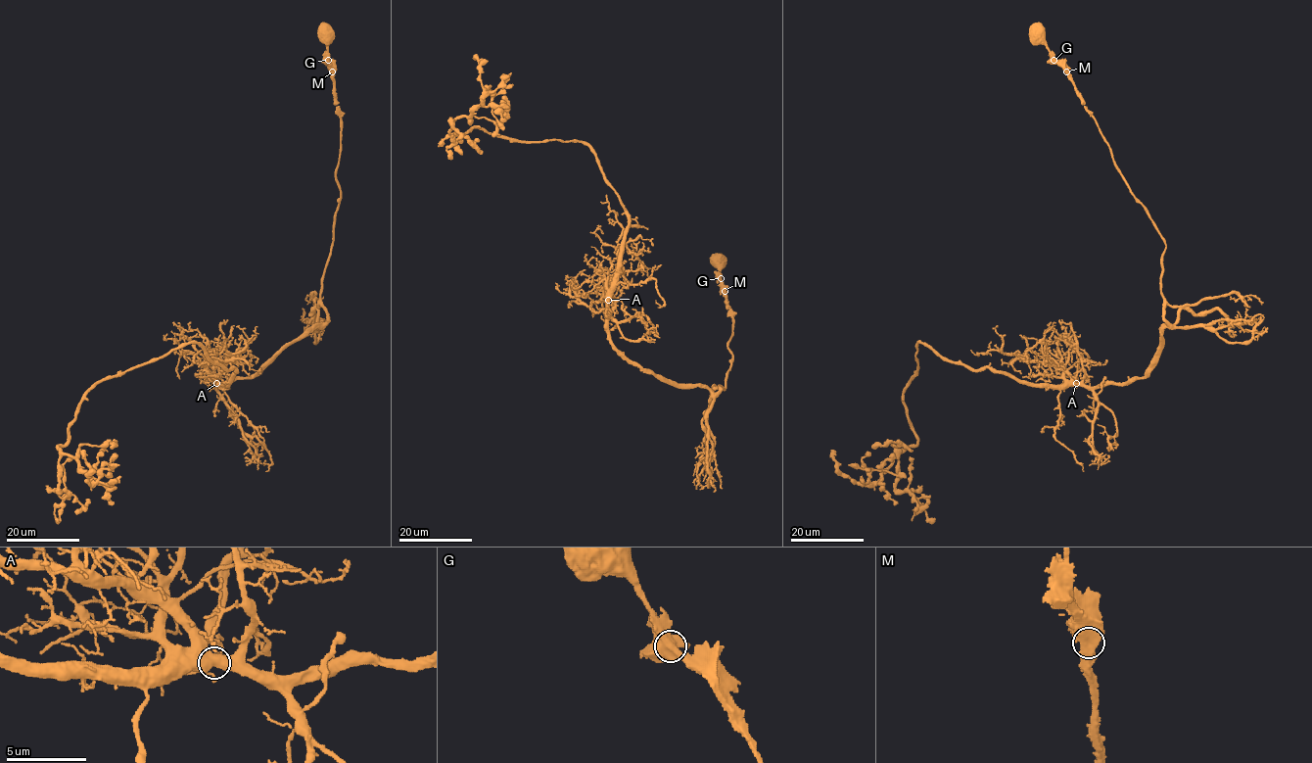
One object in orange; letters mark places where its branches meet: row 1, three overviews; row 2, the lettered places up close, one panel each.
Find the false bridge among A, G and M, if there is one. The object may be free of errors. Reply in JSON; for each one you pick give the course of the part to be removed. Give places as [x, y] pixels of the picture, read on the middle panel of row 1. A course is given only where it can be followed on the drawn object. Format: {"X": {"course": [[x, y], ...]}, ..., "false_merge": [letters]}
{"false_merge": []}

